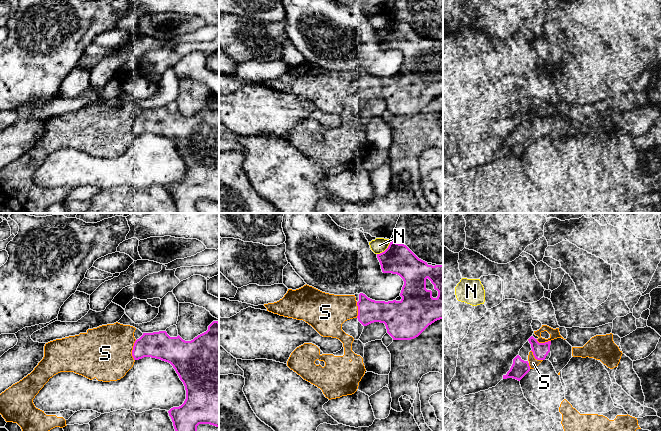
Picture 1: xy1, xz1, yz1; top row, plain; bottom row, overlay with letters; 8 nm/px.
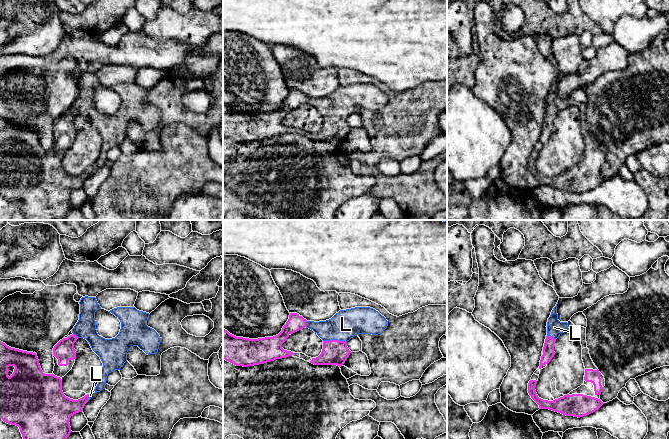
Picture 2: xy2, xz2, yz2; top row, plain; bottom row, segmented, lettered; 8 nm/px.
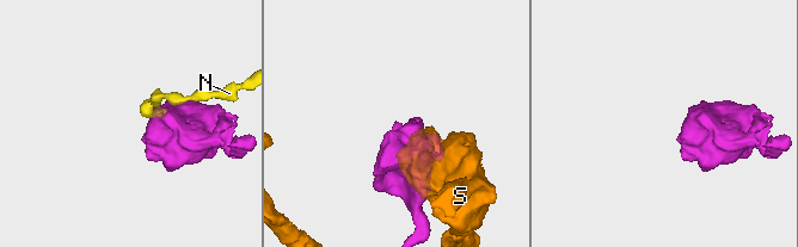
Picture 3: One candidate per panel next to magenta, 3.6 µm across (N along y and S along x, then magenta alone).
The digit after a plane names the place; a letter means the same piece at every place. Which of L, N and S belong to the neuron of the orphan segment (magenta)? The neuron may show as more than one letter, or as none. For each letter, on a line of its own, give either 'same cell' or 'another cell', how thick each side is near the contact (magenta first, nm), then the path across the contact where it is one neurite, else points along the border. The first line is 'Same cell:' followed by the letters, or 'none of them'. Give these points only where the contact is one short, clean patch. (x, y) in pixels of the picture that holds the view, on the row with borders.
Same cell: L
L: same cell; calibres 200 and 240 nm
N: another cell; calibres 240 and 120 nm; border xz1 (390, 240), (387, 247), (377, 254)
S: another cell; calibres 220 and 440 nm

